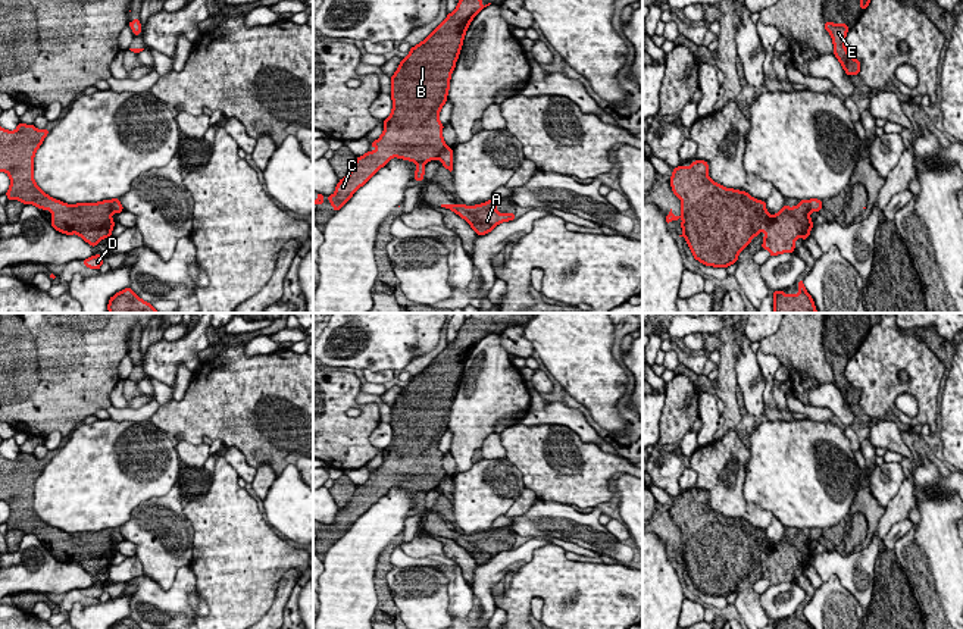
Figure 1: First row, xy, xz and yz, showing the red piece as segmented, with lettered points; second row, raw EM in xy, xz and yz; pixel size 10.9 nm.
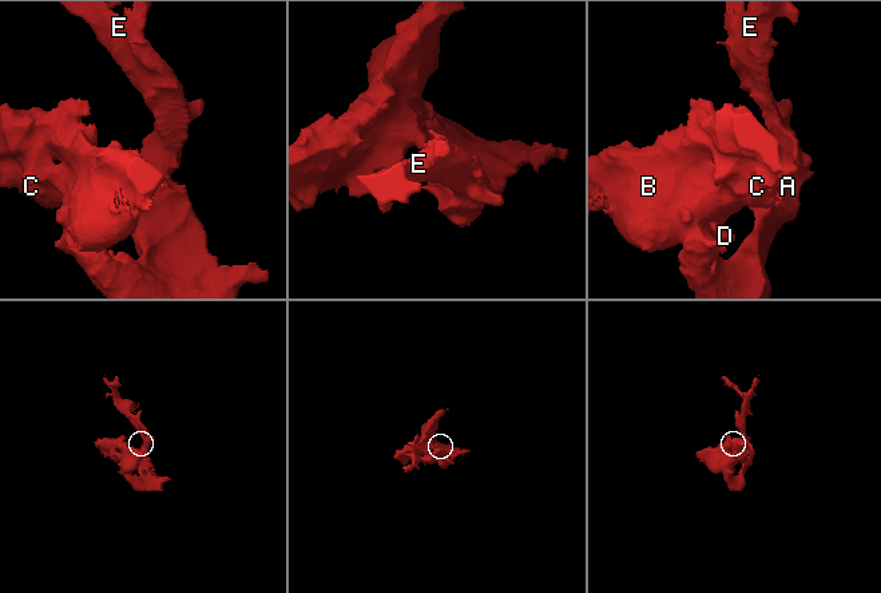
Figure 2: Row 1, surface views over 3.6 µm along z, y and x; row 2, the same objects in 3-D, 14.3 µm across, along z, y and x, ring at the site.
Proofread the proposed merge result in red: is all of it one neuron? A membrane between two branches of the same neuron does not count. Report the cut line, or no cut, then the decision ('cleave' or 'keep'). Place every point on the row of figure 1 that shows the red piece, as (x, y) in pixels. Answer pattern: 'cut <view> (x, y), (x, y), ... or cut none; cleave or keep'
cut xy (111, 200), (113, 212); cleave

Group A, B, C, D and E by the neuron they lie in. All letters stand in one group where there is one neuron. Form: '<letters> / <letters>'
A E / B C D

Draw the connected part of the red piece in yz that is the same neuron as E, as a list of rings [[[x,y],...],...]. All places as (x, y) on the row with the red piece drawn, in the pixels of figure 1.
[[[825,22],[825,29],[831,34],[834,43],[834,54],[840,60],[842,69],[847,75],[859,75],[860,72],[860,60],[853,59],[851,54],[845,48],[845,37],[848,32],[848,26],[845,24],[832,24]]]

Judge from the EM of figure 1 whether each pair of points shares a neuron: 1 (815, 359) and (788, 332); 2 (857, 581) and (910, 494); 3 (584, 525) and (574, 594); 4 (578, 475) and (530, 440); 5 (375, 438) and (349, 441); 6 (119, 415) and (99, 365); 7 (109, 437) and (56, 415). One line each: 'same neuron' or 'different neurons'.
1: same neuron
2: same neuron
3: different neurons
4: same neuron
5: different neurons
6: different neurons
7: different neurons

